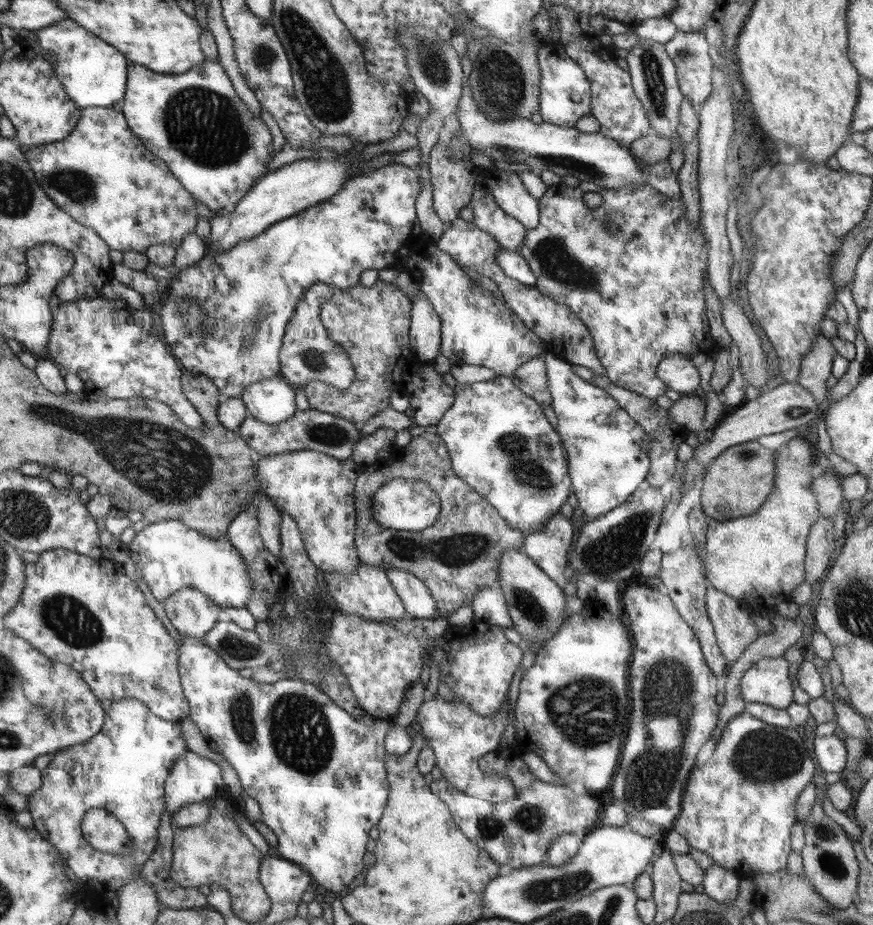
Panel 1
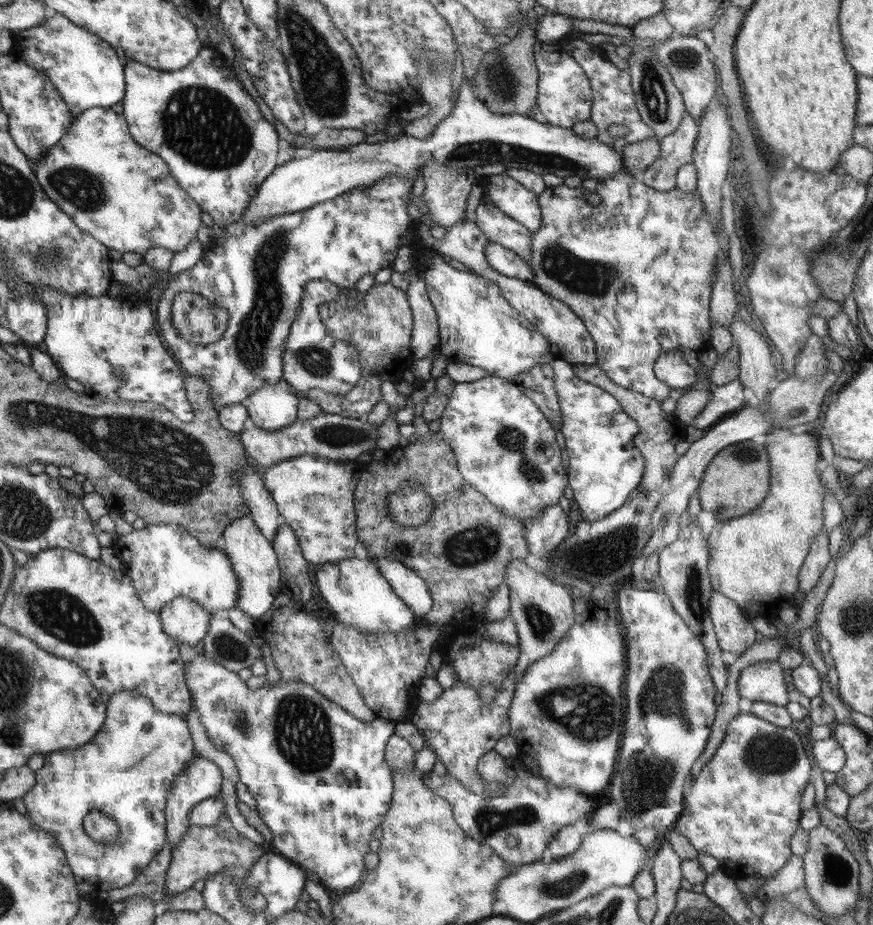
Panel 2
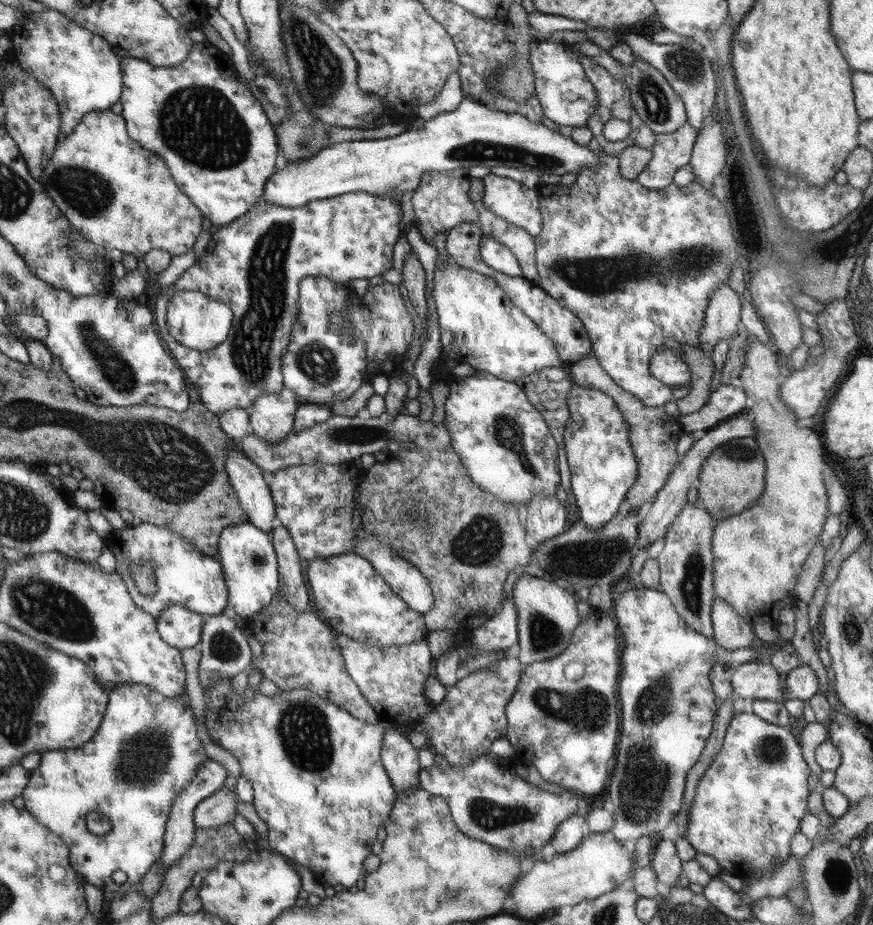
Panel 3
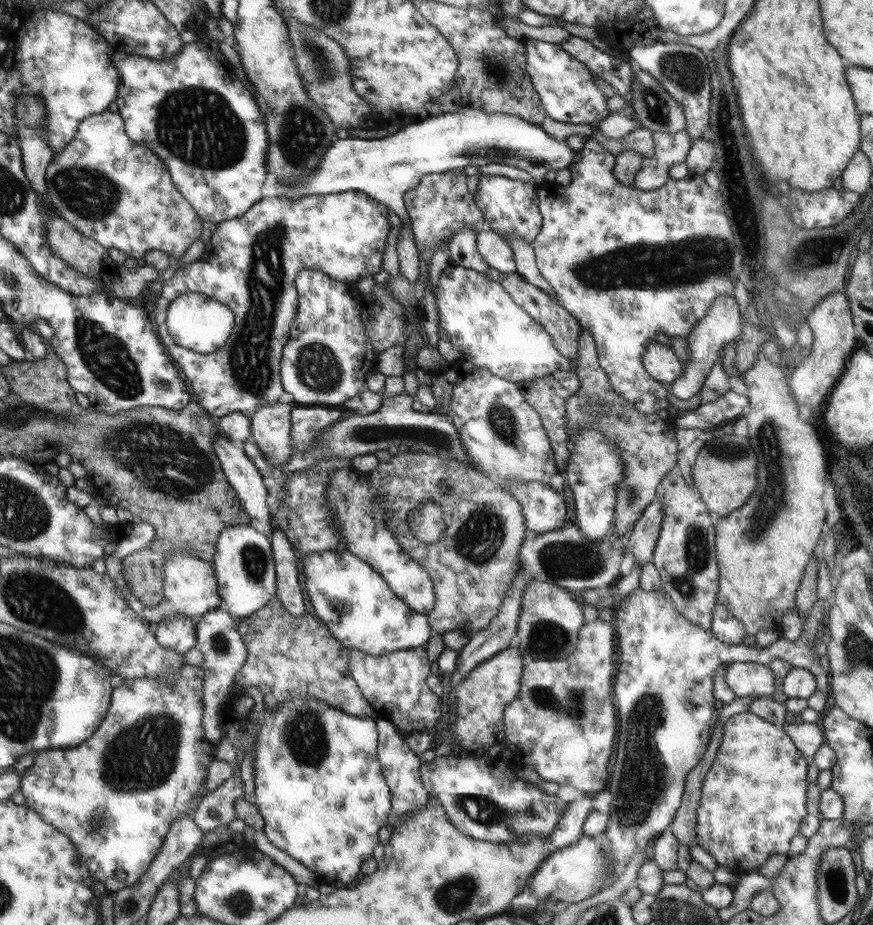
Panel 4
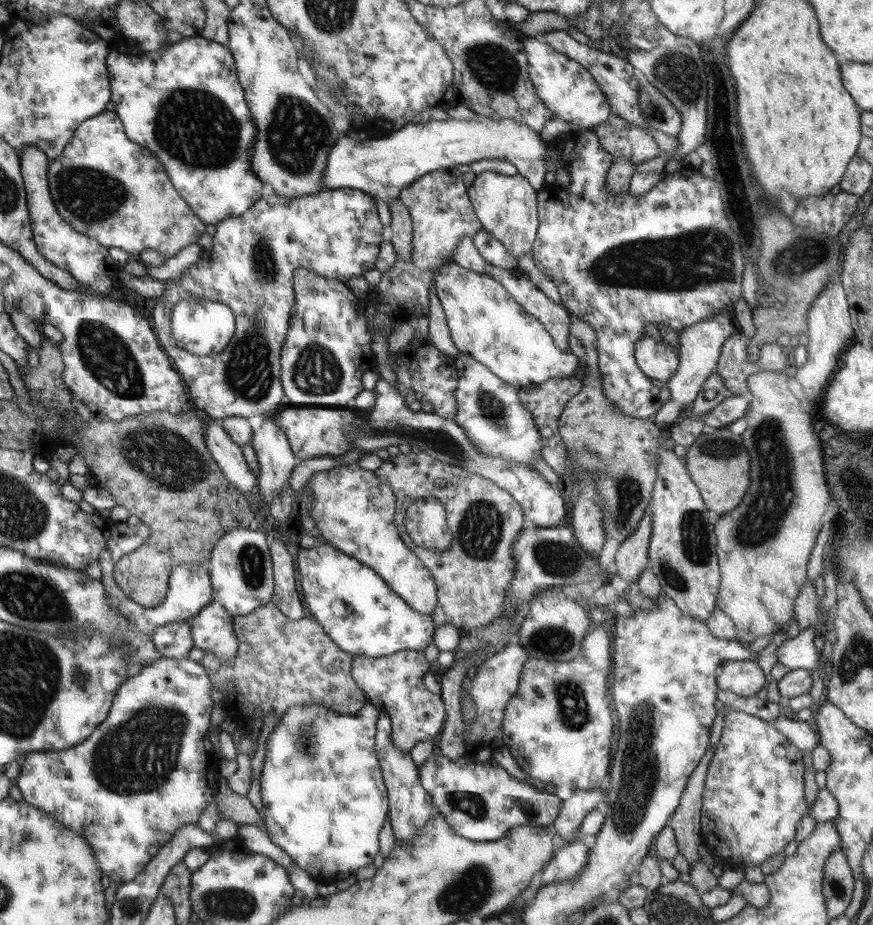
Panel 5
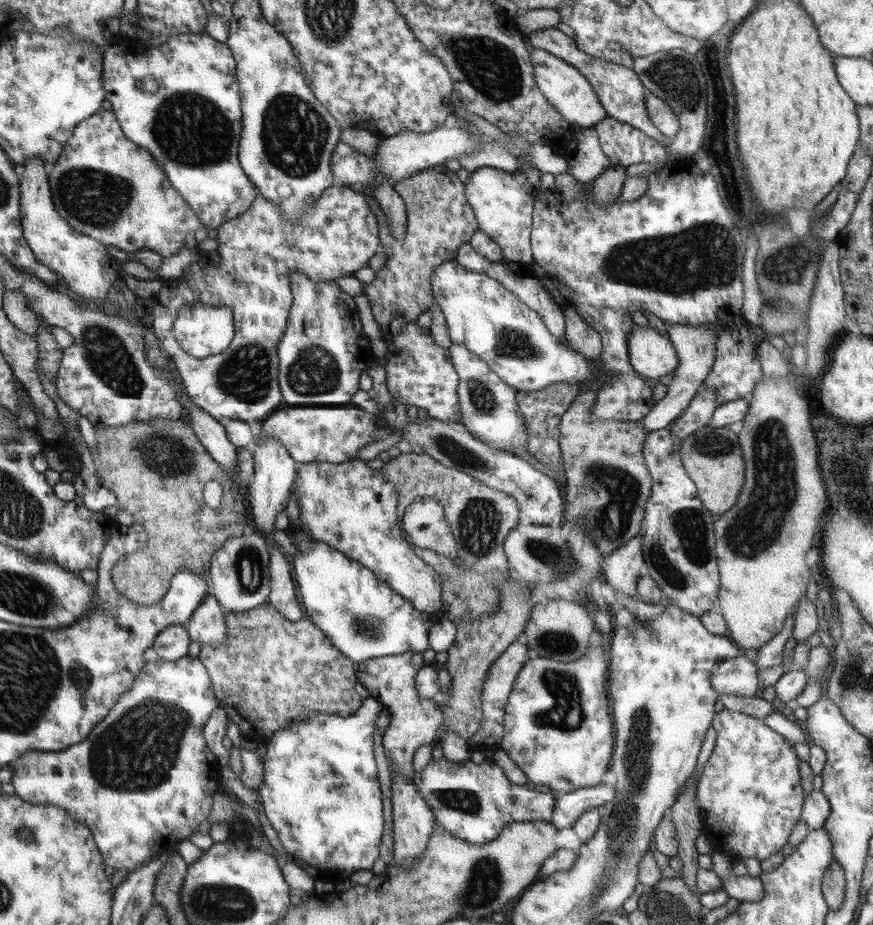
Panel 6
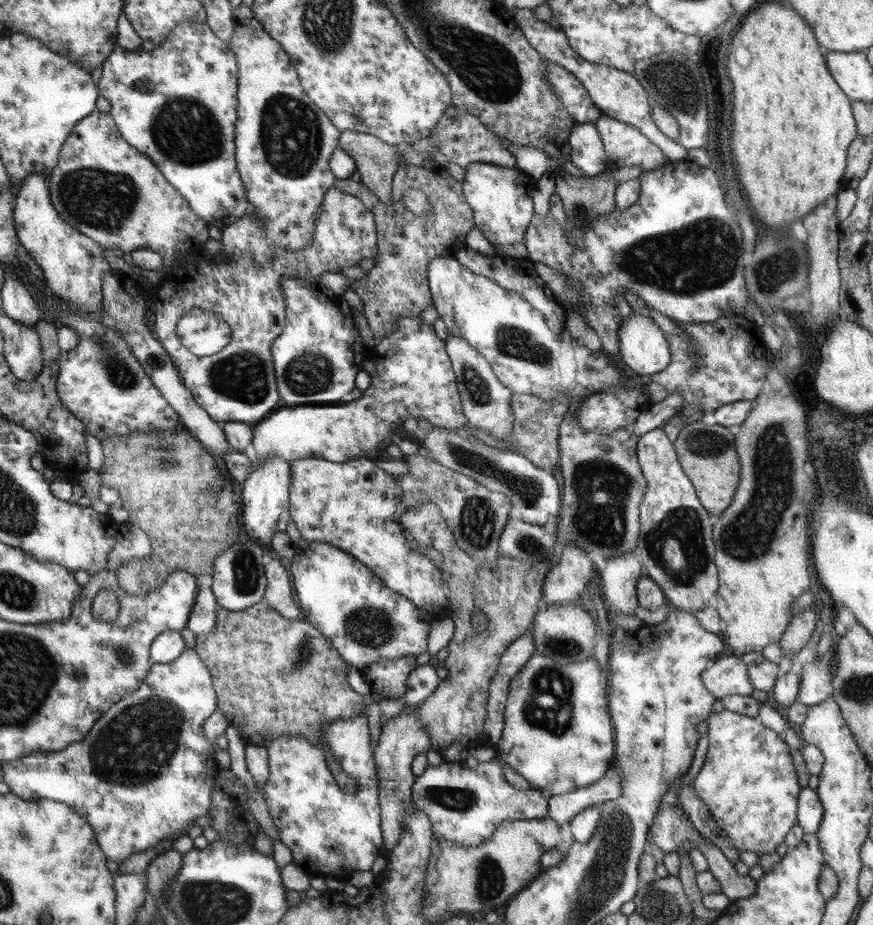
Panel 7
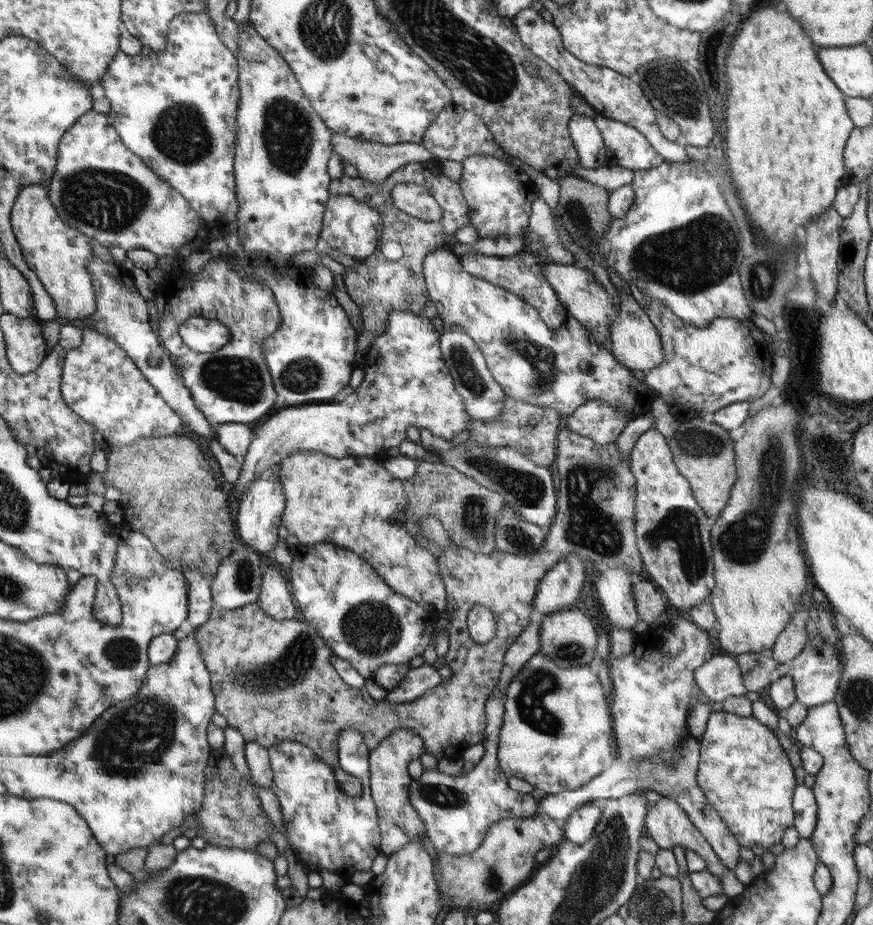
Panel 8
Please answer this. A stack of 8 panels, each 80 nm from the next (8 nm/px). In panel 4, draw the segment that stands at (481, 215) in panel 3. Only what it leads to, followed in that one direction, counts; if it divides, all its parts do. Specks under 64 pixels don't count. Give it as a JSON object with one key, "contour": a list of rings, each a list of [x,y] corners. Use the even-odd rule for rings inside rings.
{"contour":[[[523,238],[508,239],[508,244],[512,247],[513,255],[517,264],[516,273],[524,277],[530,284],[537,286],[540,290],[543,290],[548,296],[554,298],[555,292],[553,291],[552,285],[548,284],[548,281],[542,276],[539,271],[535,252],[532,242],[528,242]]]}

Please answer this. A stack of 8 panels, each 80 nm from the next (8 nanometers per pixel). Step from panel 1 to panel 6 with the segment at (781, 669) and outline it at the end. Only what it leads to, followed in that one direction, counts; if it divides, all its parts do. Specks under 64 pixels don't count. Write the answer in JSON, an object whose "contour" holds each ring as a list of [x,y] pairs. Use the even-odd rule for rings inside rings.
{"contour":[[[744,654],[726,659],[712,671],[709,684],[718,694],[755,697],[758,690],[758,666]]]}

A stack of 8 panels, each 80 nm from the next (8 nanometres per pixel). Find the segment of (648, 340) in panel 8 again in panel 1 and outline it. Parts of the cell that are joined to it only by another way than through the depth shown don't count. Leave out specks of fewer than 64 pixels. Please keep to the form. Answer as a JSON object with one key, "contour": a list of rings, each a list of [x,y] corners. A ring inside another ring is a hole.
{"contour":[[[668,355],[657,366],[656,376],[667,384],[667,387],[681,395],[692,395],[700,392],[700,375],[689,356]]]}

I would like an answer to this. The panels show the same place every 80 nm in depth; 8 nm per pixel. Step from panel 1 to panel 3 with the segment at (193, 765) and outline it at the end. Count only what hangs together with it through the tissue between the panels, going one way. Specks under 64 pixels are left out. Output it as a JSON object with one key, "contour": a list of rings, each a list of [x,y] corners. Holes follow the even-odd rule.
{"contour":[[[208,759],[203,762],[203,766],[199,768],[199,774],[177,797],[174,806],[171,807],[170,822],[167,824],[166,848],[163,852],[163,859],[160,859],[162,866],[168,870],[173,864],[184,858],[190,847],[195,844],[195,835],[197,826],[194,825],[193,812],[194,808],[207,799],[210,795],[214,795],[224,786],[224,780],[228,778],[229,772],[219,761]]]}

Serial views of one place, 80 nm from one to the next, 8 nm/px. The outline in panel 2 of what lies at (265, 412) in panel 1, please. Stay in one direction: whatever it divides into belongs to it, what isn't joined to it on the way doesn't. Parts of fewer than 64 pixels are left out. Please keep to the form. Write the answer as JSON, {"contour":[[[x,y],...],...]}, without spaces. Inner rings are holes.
{"contour":[[[269,384],[244,399],[251,422],[264,430],[281,430],[298,419],[300,395],[282,390],[280,384]]]}

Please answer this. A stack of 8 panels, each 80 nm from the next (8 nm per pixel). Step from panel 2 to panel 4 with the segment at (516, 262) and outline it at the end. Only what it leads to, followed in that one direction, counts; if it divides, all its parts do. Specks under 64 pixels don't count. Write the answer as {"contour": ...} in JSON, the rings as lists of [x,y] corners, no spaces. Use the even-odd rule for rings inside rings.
{"contour":[[[492,229],[476,234],[475,244],[481,257],[492,268],[505,273],[514,273],[517,269],[512,247],[508,244],[507,239]]]}

